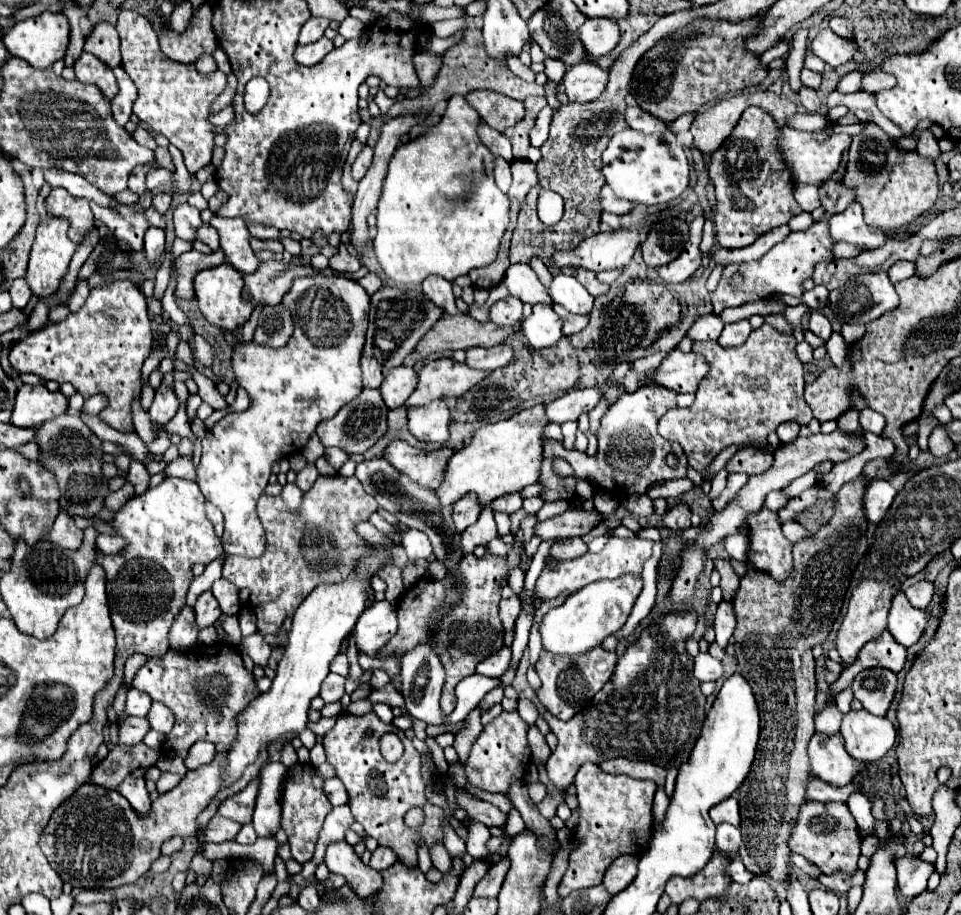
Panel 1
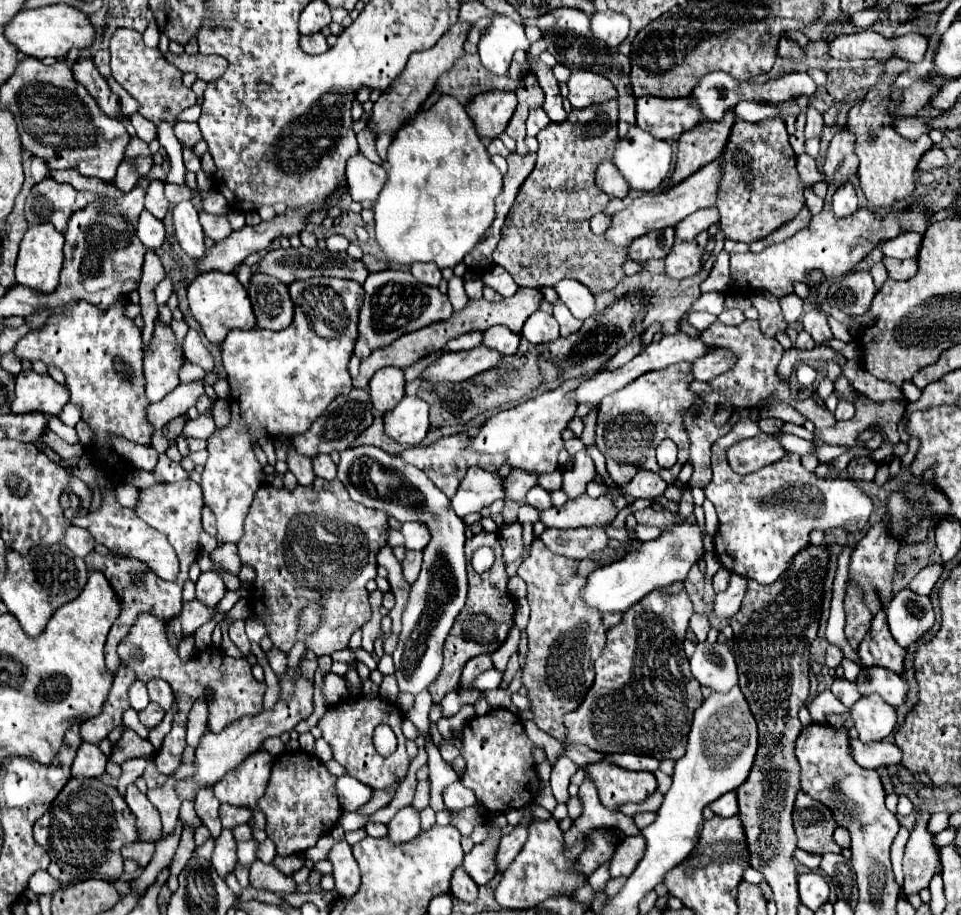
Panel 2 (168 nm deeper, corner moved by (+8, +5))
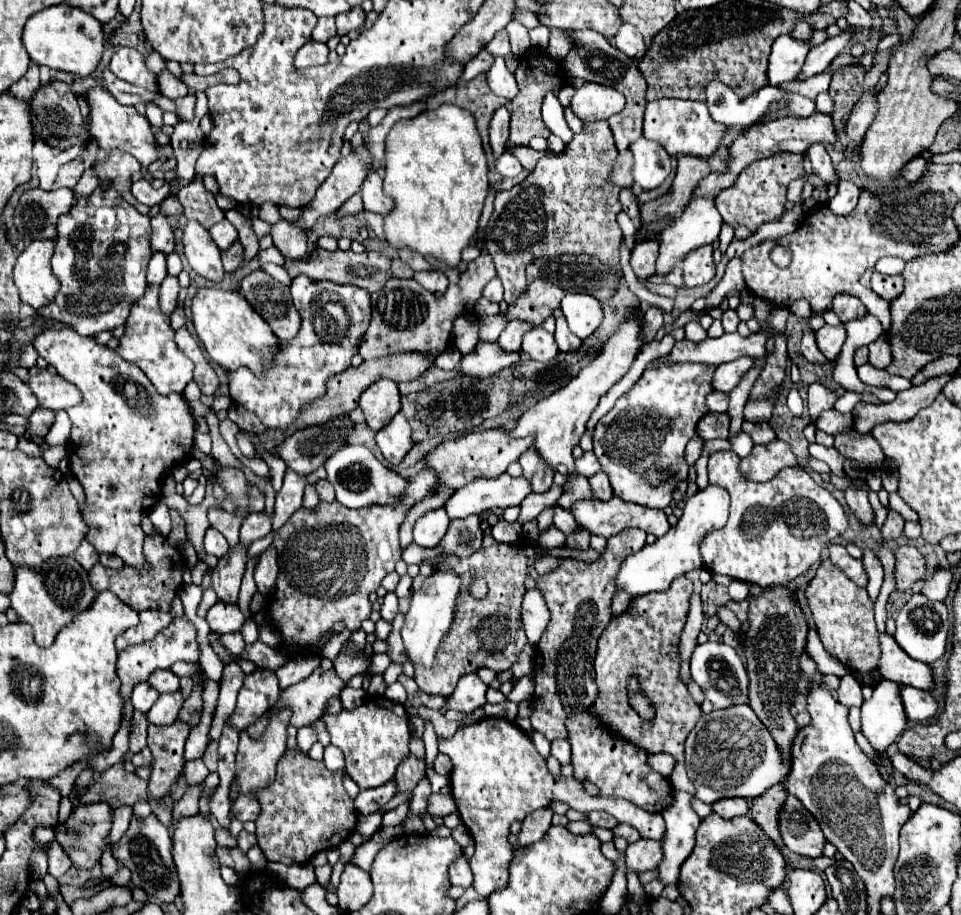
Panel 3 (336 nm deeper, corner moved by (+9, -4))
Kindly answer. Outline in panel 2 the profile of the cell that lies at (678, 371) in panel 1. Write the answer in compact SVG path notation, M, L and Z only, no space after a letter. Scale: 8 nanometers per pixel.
M718 349L718 351L712 351L704 357L700 357L700 361L694 361L692 375L698 381L712 381L714 377L730 371L734 363L736 363L736 359L730 349Z

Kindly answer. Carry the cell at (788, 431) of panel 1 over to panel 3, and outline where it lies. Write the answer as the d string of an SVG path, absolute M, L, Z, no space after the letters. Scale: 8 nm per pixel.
M743 422L743 430L753 438L755 444L767 444L777 438L769 422Z

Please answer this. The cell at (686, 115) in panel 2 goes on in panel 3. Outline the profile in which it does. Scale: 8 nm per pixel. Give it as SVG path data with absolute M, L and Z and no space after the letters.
M655 100L649 102L645 108L645 120L643 120L643 136L647 140L659 142L667 154L693 154L693 156L711 156L719 148L719 142L725 138L727 126L717 124L709 112L705 102L697 100Z

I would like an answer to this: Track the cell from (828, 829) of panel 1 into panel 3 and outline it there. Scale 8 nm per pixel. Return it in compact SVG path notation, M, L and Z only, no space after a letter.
M791 794L787 796L783 810L779 812L779 830L781 830L785 846L791 852L799 856L807 856L807 858L823 856L823 846L827 840L817 820Z

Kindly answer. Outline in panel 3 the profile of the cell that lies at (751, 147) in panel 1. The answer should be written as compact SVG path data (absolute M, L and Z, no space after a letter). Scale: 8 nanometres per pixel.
M779 152L767 160L759 160L753 162L751 166L747 166L743 170L743 174L739 174L737 182L723 190L717 198L715 198L715 206L723 216L723 222L731 228L739 228L745 226L751 232L757 232L763 224L779 220L785 214L785 202L787 202L787 184L795 178L805 178L805 170L801 166L799 154L791 154L791 152Z

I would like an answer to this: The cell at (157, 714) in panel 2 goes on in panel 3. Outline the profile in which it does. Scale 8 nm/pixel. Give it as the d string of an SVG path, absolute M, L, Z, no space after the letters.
M181 692L159 696L159 700L157 700L157 702L153 704L153 708L147 712L149 724L169 726L171 722L177 720L177 714L179 714L179 710L181 710L181 704L183 704Z

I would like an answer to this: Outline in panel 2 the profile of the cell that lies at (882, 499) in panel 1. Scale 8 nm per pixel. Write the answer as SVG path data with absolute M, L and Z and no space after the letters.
M786 453L780 461L750 475L734 473L726 455L712 455L712 471L712 481L704 487L704 493L714 503L720 521L714 535L714 553L728 571L756 579L762 585L774 583L788 569L792 557L810 545L810 533L814 529L842 527L846 531L862 531L872 513L872 501L856 487L854 481L818 477L814 471L806 471L802 467L802 459L796 453Z

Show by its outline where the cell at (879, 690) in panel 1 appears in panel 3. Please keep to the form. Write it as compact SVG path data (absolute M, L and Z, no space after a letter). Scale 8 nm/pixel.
M901 686L899 694L901 694L901 700L903 700L907 720L911 720L911 722L927 720L937 710L937 702L925 690L917 690L917 688L911 688L911 686Z

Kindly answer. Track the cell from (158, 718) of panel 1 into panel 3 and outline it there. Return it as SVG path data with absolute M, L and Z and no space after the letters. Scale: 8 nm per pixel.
M155 670L151 674L151 678L149 678L149 684L159 694L167 694L167 692L177 692L179 690L179 678L171 670Z

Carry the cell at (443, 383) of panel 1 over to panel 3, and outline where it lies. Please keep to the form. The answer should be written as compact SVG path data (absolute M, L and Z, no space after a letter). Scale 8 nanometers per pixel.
M479 342L473 352L465 354L459 372L471 378L491 378L503 368L517 364L519 354L503 352L497 342Z

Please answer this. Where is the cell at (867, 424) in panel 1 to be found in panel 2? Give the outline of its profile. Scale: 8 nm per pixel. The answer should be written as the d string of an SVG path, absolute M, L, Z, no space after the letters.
M840 401L840 403L838 403L838 407L836 407L836 411L834 411L834 417L836 417L836 421L854 417L854 405L852 405L852 403L848 403L848 401Z

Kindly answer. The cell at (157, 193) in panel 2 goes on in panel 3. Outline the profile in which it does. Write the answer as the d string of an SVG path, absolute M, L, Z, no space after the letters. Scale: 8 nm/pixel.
M167 196L163 202L161 202L161 214L163 216L171 216L171 214L181 214L181 204L175 196Z

